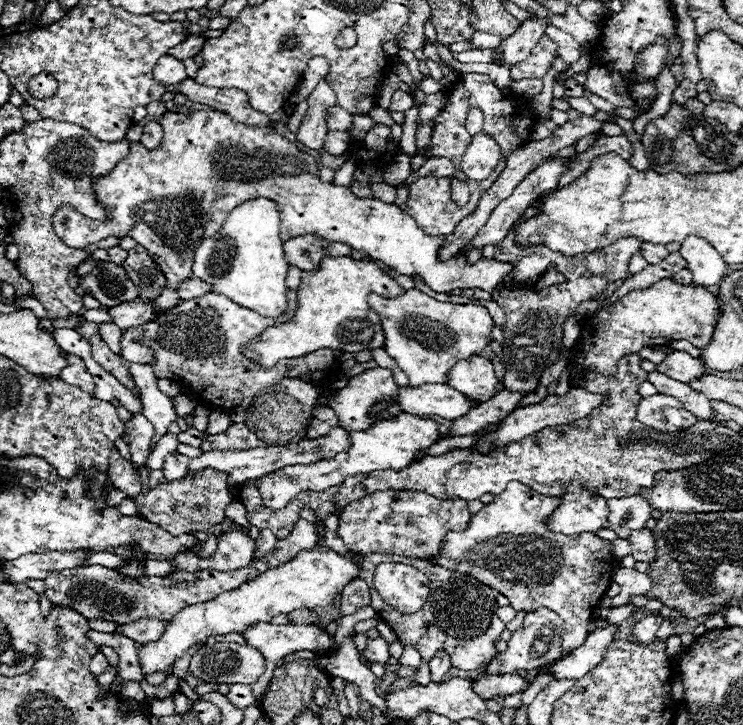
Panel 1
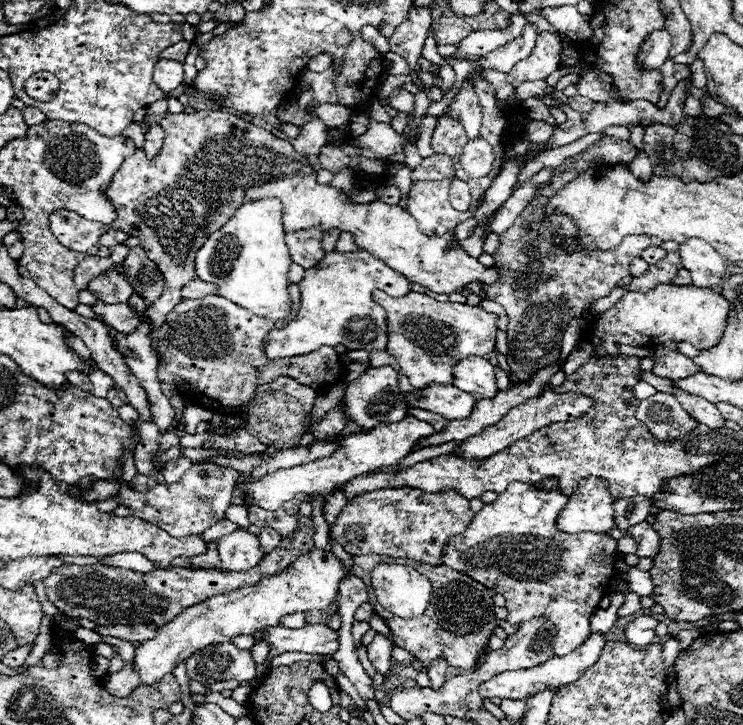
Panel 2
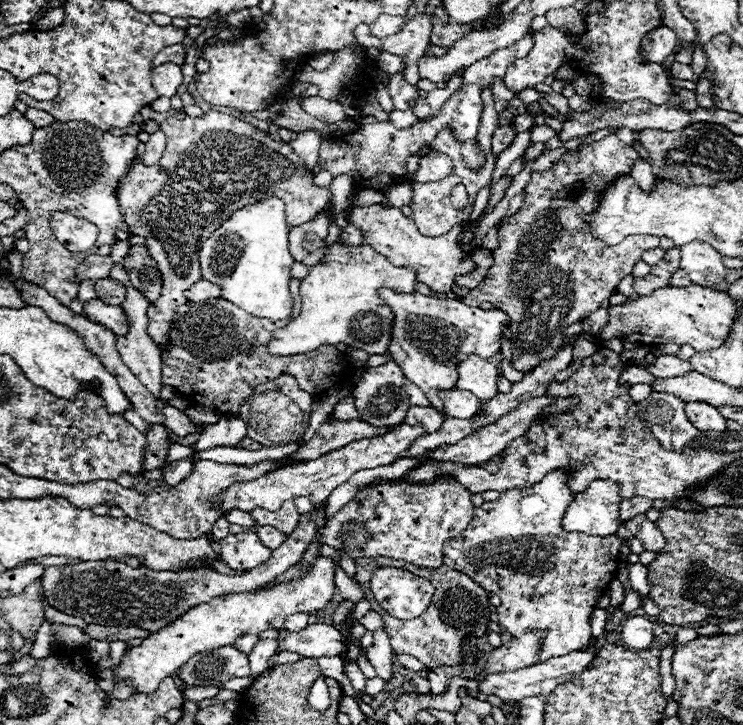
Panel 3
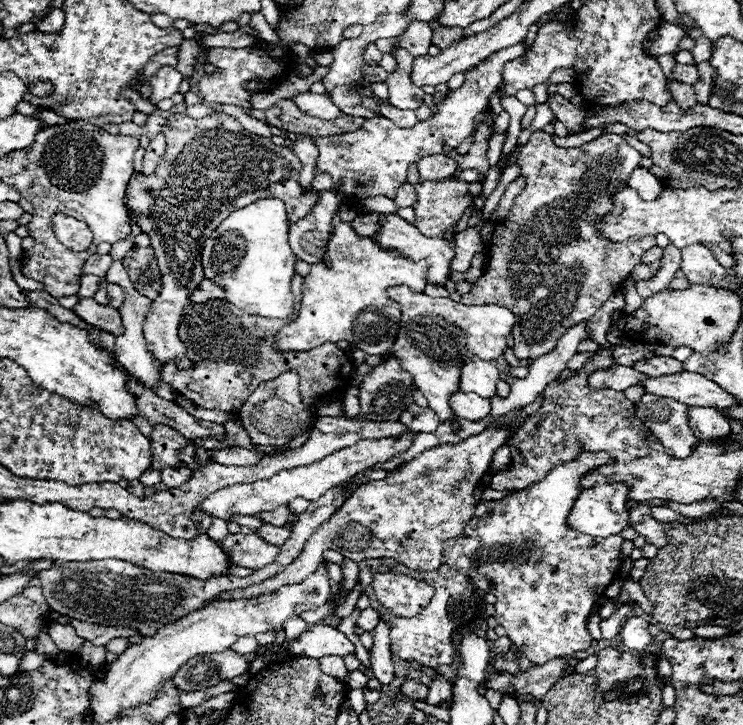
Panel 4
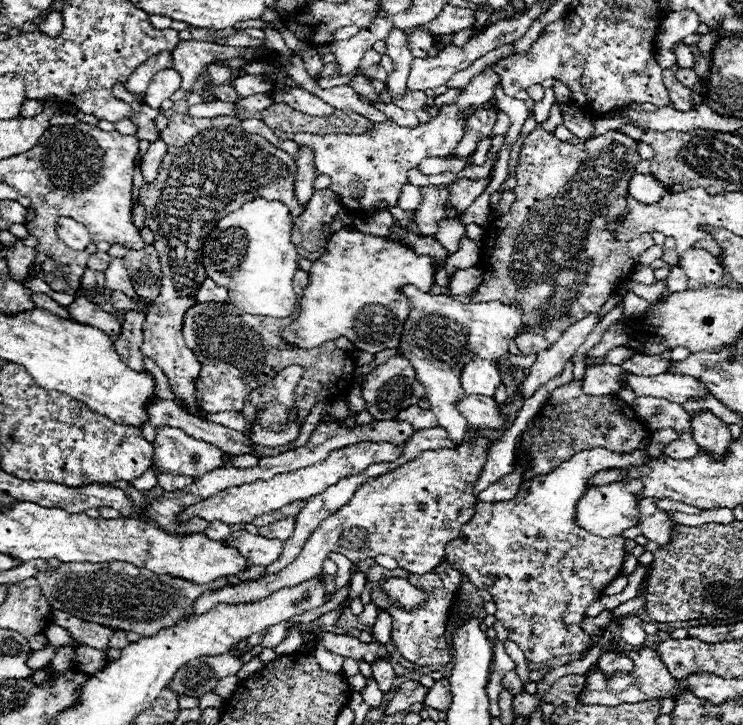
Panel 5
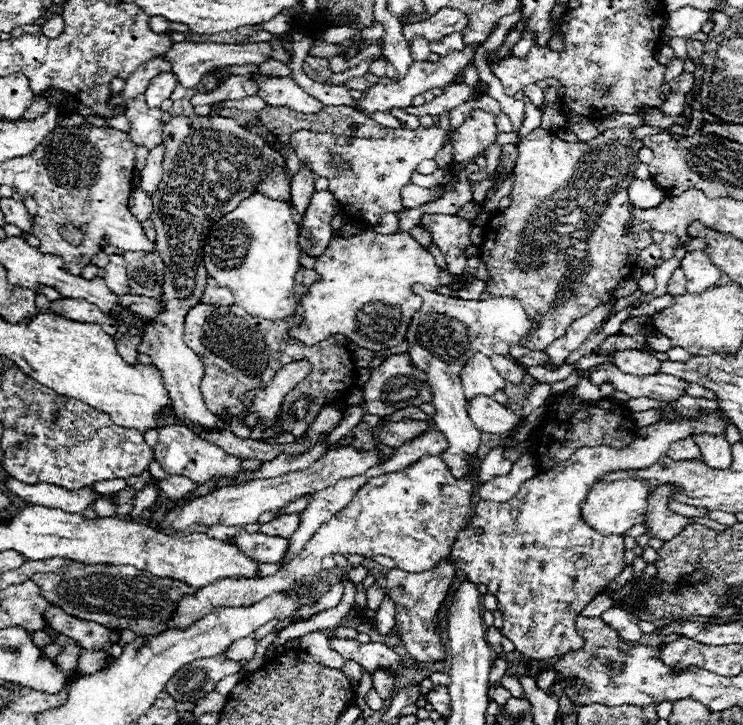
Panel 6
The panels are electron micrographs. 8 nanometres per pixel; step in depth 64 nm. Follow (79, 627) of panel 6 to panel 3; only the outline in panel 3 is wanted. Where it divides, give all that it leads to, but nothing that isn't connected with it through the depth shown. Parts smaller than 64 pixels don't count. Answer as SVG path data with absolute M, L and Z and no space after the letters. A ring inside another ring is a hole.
M84 626L84 634L88 634L92 640L100 642L112 642L112 640L132 640L132 638L148 638L150 634L146 630L138 630L134 626L122 628L122 626Z

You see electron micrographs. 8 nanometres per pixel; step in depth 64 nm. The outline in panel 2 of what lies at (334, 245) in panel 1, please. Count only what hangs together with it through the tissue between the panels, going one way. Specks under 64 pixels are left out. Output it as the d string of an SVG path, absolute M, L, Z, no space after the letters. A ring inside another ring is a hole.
M344 232L344 236L340 236L340 240L336 242L336 250L338 252L352 252L352 250L356 250L358 246L356 246L356 240L354 240L354 234L350 234L350 232Z

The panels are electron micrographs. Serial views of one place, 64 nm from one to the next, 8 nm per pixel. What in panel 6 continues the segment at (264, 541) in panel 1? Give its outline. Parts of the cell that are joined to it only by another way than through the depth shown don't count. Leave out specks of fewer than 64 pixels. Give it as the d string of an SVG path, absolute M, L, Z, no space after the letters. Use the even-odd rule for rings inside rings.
M284 514L280 518L270 520L268 524L260 526L262 534L270 534L270 536L282 536L282 538L290 538L292 532L298 528L300 524L300 514Z

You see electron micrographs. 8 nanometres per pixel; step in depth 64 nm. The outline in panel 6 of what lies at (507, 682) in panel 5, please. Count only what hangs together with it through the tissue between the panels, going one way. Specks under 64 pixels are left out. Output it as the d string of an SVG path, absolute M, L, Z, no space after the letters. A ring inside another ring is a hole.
M505 675L501 679L501 685L504 686L515 698L526 698L525 692L516 675Z

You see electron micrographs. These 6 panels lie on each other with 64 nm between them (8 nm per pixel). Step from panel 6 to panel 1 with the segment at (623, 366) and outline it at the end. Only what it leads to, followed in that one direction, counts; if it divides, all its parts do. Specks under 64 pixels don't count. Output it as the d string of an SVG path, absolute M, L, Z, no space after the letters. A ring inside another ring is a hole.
M678 350L668 354L660 364L656 364L656 370L670 378L678 378L678 382L690 382L706 372L704 364L698 358L692 358L688 352Z

